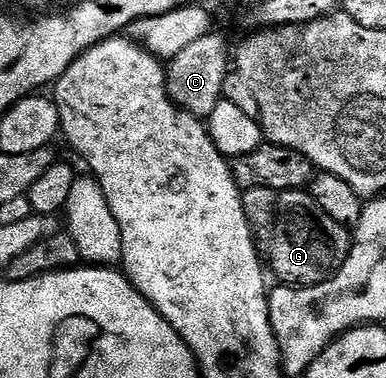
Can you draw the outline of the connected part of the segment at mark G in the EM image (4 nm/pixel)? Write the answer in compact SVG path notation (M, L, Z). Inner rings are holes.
M284 190L278 196L278 221L274 226L268 266L279 283L288 286L315 286L326 282L348 260L352 234L336 224L306 190Z

